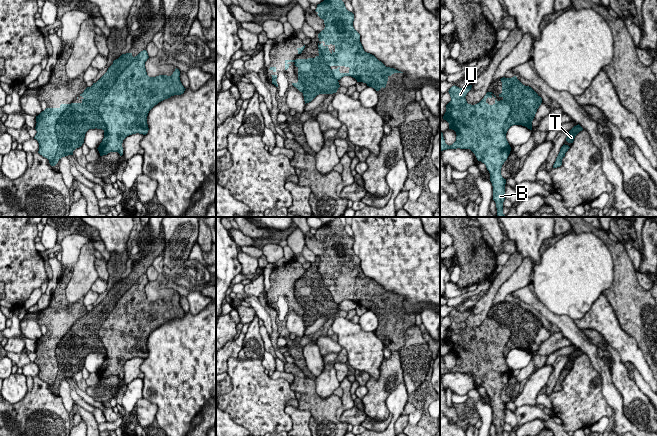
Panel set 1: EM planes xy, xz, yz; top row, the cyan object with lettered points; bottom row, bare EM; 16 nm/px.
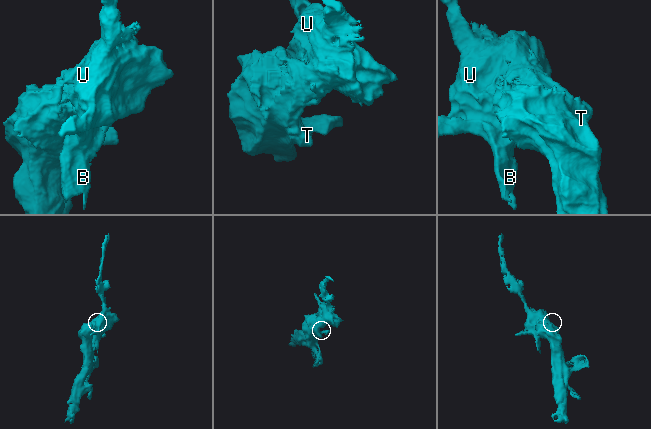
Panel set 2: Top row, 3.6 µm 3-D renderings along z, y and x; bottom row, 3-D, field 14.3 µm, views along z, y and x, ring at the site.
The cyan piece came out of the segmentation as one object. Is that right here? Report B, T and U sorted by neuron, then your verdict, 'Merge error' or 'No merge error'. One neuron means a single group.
Groups: B U / T. Merge error

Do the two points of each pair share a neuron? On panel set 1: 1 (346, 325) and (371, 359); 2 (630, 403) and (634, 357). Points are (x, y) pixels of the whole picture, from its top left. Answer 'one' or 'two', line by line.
1: one
2: two

